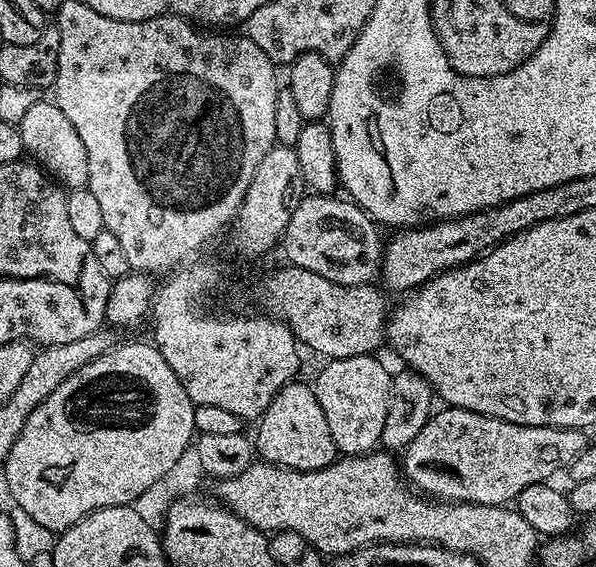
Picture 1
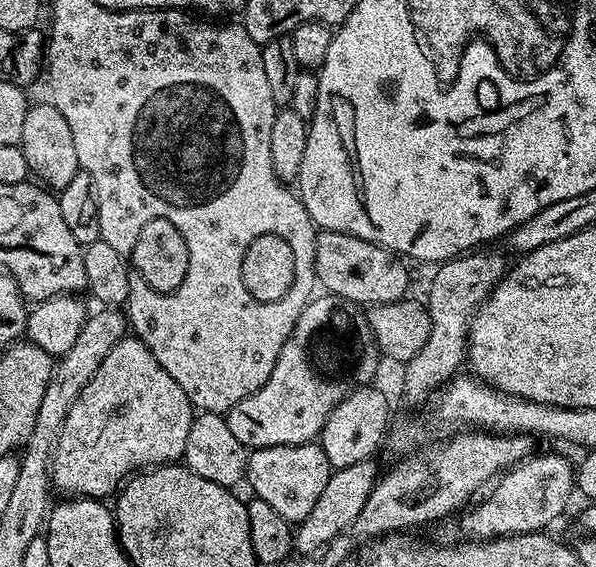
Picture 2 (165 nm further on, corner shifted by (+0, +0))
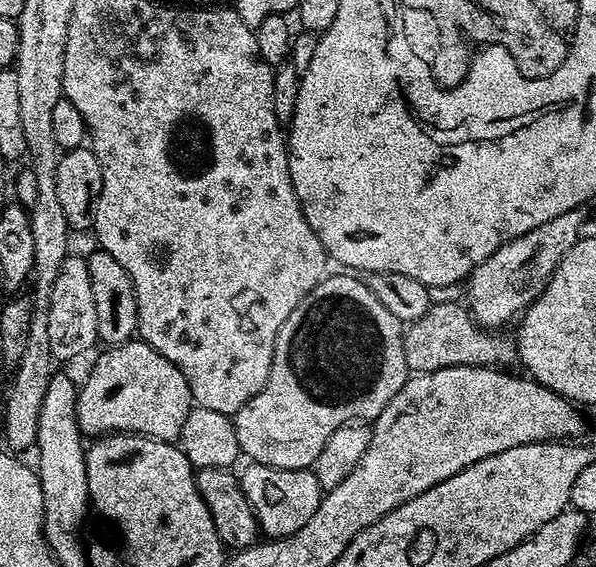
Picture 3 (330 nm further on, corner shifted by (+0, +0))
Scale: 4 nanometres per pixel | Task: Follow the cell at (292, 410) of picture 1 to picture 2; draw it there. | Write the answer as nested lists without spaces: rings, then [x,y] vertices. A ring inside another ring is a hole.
[[[319,443],[266,446],[249,451],[246,484],[252,487],[251,495],[255,499],[267,502],[289,522],[299,522],[310,514],[310,510],[314,510],[314,502],[318,502],[333,471],[330,458],[326,458],[326,450]]]

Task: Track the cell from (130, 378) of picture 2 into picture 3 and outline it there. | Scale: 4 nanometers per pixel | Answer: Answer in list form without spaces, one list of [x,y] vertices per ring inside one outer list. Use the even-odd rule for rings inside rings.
[[[133,338],[127,344],[108,346],[96,360],[96,365],[88,372],[84,384],[79,385],[76,397],[76,417],[80,430],[88,438],[99,438],[114,432],[134,432],[138,436],[153,436],[156,440],[169,442],[179,441],[182,425],[192,413],[194,401],[190,394],[190,386],[186,386],[186,378],[174,366],[174,362],[166,362],[158,350],[139,338]]]

